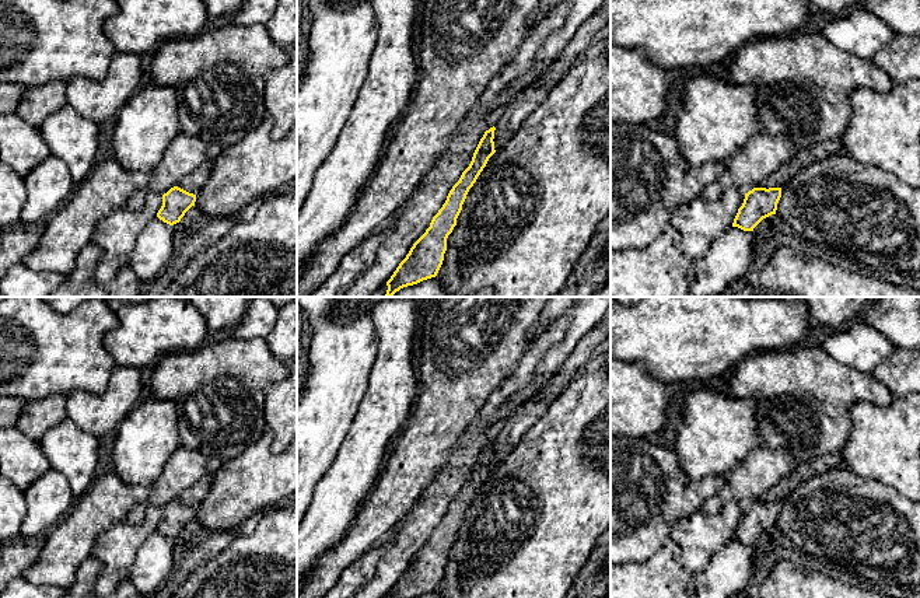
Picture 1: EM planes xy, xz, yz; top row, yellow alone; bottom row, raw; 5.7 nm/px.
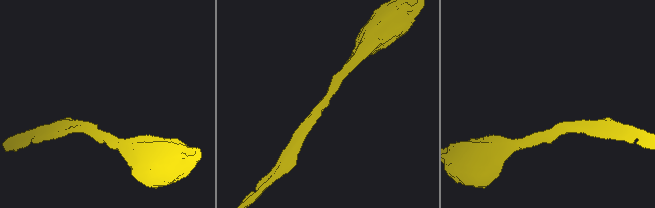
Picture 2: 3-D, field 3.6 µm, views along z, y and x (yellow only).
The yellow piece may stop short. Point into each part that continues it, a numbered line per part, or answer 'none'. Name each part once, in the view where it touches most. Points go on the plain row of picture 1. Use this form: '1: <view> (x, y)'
none

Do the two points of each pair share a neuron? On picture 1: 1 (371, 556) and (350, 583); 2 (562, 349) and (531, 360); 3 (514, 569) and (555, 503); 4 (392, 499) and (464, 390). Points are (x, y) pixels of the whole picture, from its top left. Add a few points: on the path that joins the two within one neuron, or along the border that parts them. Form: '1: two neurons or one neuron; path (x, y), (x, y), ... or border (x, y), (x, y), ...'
1: one neuron; path (367, 563), (357, 576)
2: two neurons; border (566, 329), (562, 339), (546, 352), (530, 384)
3: one neuron; path (523, 552), (535, 538), (539, 520)
4: one neuron; path (406, 472), (440, 416)

